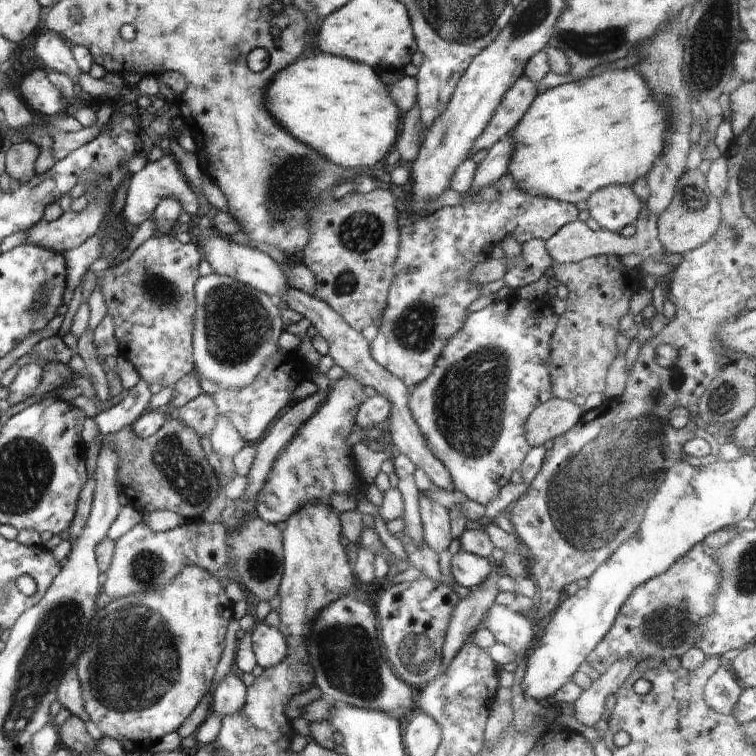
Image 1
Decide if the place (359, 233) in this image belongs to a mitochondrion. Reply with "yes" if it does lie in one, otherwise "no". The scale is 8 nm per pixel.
yes

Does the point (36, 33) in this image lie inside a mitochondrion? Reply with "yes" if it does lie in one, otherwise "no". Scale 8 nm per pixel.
no

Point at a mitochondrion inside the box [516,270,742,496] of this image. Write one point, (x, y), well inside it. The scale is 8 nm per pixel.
(723, 397)

